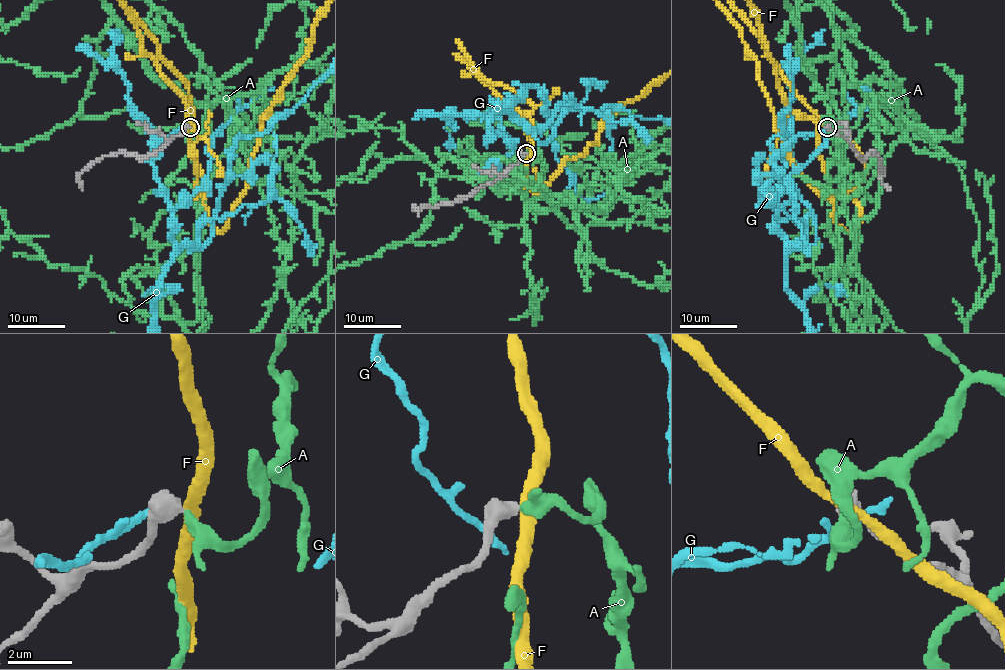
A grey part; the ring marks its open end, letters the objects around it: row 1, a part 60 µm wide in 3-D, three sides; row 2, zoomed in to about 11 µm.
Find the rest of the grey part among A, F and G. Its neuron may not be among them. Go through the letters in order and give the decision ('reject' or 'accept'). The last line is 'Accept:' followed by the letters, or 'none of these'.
A: accept
F: reject
G: reject
Accept: A

